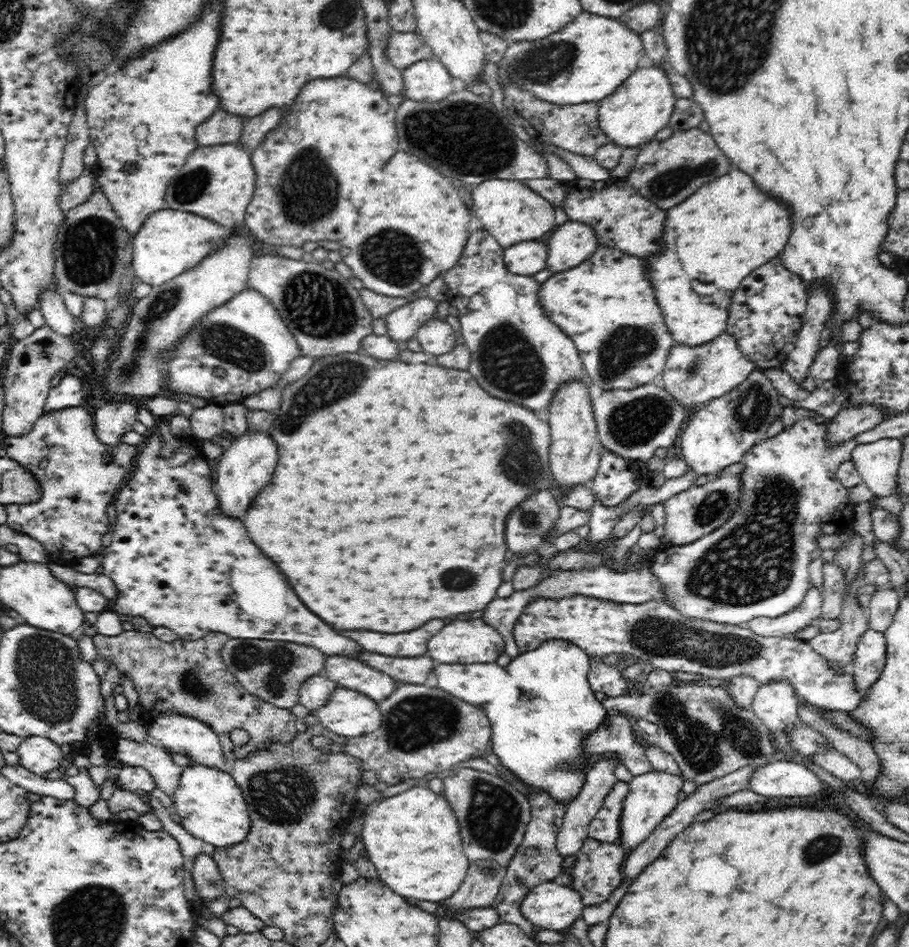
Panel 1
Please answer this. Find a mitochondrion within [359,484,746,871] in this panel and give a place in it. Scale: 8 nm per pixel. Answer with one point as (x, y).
(416, 722)

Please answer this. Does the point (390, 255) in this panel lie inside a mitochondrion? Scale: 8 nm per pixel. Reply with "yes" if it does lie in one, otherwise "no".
yes

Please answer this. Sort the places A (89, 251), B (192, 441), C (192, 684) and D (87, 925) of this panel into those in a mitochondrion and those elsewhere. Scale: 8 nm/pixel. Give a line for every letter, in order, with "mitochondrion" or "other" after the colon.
A: mitochondrion
B: other
C: mitochondrion
D: mitochondrion

